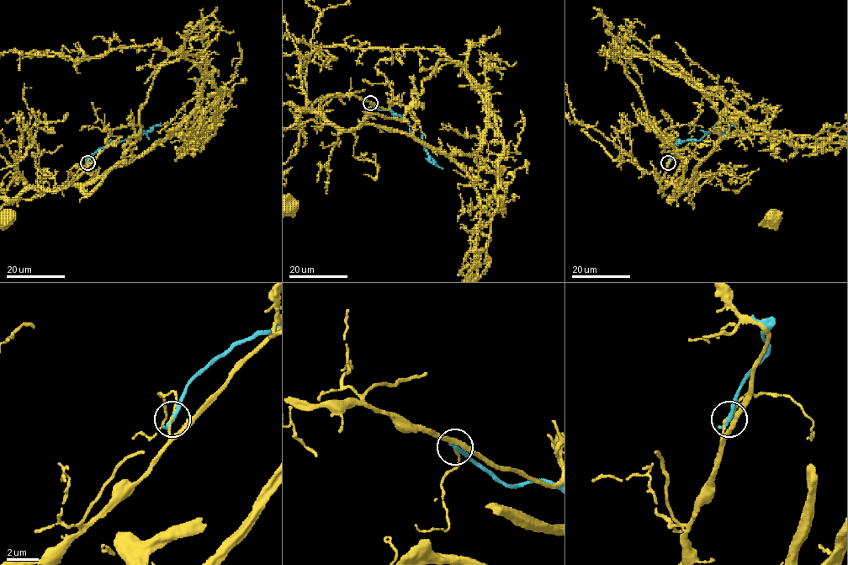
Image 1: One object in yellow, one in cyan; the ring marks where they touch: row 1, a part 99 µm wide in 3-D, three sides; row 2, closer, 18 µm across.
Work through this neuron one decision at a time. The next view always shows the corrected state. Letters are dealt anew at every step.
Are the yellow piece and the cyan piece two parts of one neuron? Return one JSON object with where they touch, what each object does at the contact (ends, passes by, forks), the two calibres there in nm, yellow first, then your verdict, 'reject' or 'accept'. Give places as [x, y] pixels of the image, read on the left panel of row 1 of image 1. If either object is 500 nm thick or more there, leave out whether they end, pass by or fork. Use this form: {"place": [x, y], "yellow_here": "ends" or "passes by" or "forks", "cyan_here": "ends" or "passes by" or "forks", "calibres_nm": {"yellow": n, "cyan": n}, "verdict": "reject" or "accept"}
{"place": [87, 162], "yellow_here": "passes by", "cyan_here": "ends", "calibres_nm": {"yellow": 100, "cyan": 320}, "verdict": "reject"}

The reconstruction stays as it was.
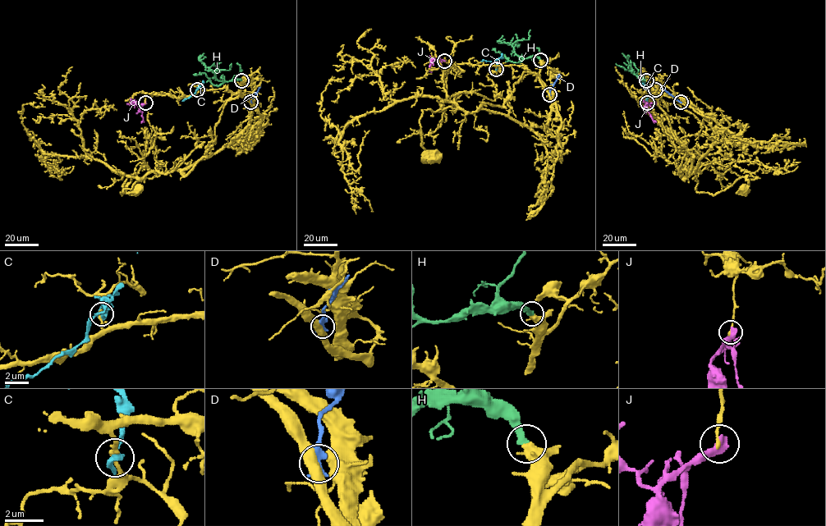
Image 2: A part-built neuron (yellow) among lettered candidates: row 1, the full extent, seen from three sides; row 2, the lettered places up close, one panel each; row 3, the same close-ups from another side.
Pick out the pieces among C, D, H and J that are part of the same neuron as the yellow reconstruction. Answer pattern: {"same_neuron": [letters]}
{"same_neuron": ["H"]}

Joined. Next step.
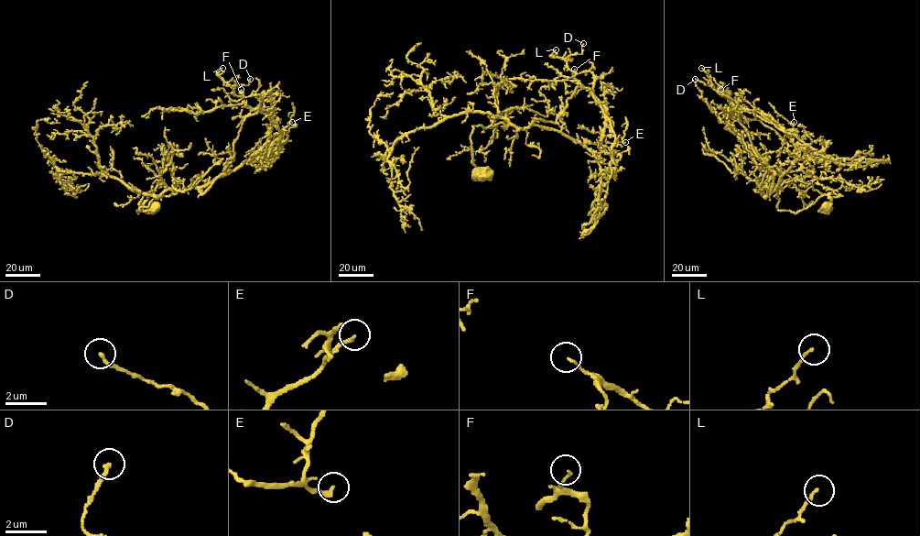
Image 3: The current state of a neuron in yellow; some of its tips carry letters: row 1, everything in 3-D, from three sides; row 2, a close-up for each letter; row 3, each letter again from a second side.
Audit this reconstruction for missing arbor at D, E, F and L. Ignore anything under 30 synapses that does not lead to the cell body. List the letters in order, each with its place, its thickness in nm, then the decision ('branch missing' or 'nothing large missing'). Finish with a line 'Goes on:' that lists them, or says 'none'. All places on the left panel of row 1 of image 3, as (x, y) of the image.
D: at (250, 79); 180 nm thick; nothing large missing
E: at (292, 122); 200 nm thick; branch missing
F: at (241, 89); 110 nm thick; nothing large missing
L: at (222, 68); 120 nm thick; nothing large missing
Goes on: E

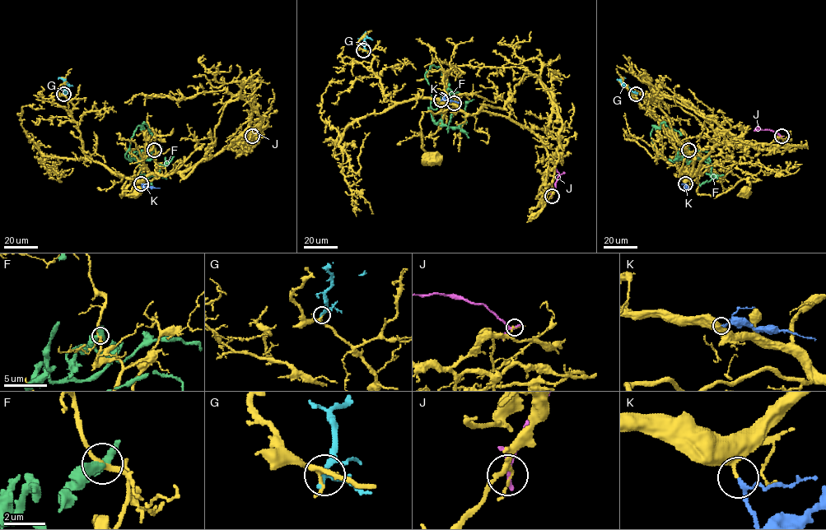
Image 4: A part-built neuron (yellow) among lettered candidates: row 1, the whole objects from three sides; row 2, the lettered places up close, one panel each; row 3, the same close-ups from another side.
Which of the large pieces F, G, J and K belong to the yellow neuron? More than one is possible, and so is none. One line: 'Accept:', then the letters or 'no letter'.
Accept: K

